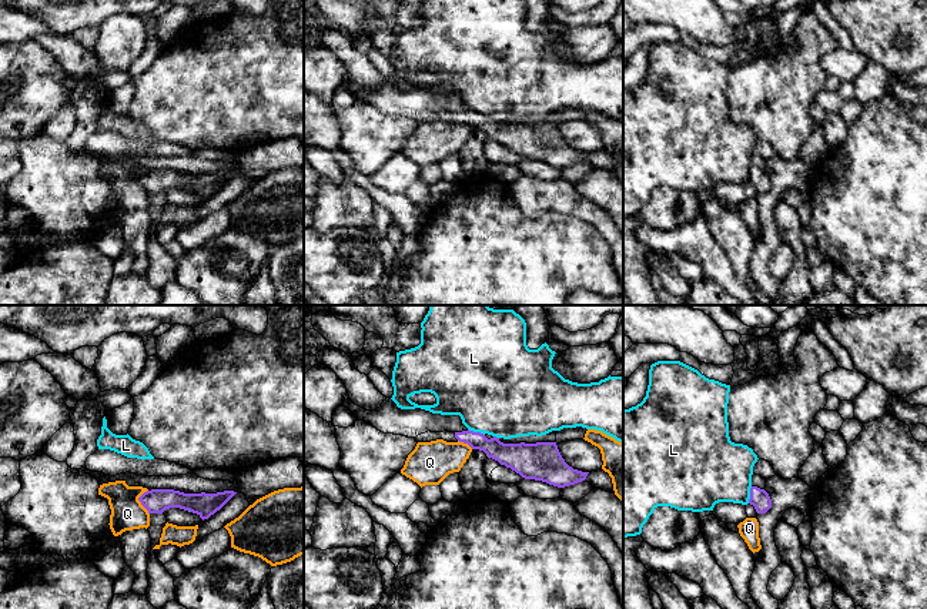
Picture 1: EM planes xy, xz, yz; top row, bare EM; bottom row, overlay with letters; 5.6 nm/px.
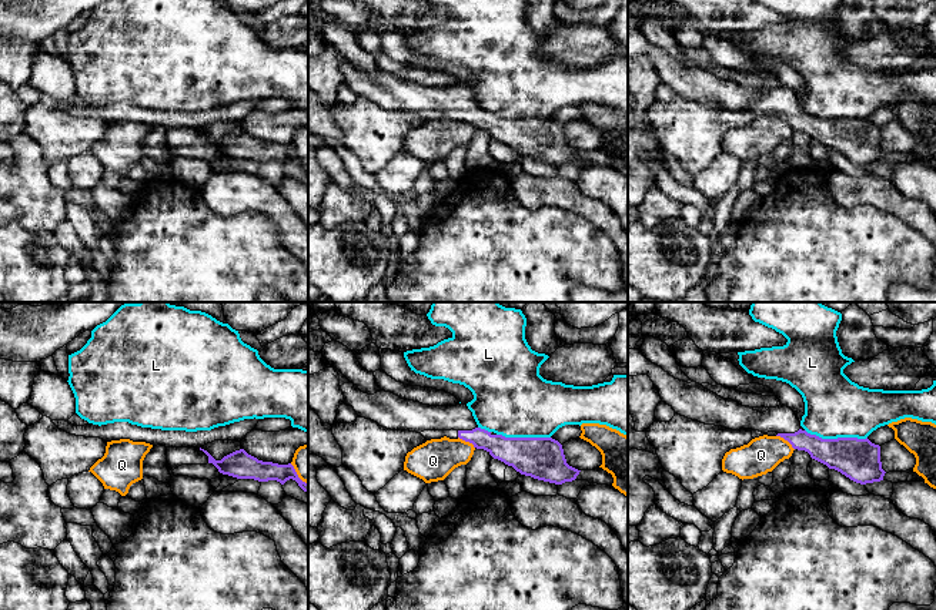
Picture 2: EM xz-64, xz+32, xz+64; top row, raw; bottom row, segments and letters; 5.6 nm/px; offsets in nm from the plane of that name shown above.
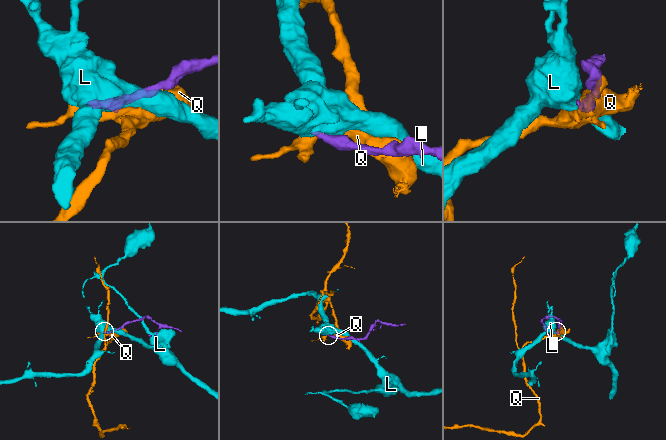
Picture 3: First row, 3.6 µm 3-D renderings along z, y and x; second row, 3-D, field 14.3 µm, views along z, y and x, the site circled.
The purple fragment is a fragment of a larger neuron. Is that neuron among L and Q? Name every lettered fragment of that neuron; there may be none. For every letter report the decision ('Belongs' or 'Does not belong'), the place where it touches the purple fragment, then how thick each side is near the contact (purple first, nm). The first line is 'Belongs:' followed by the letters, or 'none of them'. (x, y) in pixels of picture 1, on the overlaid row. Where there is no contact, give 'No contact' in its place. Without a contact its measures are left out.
Belongs: none of them
L: Does not belong. Touches purple at xz (477, 432). Thickness 140 nm (purple) against 480 nm
Q: Does not belong. Touches purple at xy (140, 501). Thickness 140 nm (purple) against 190 nm

